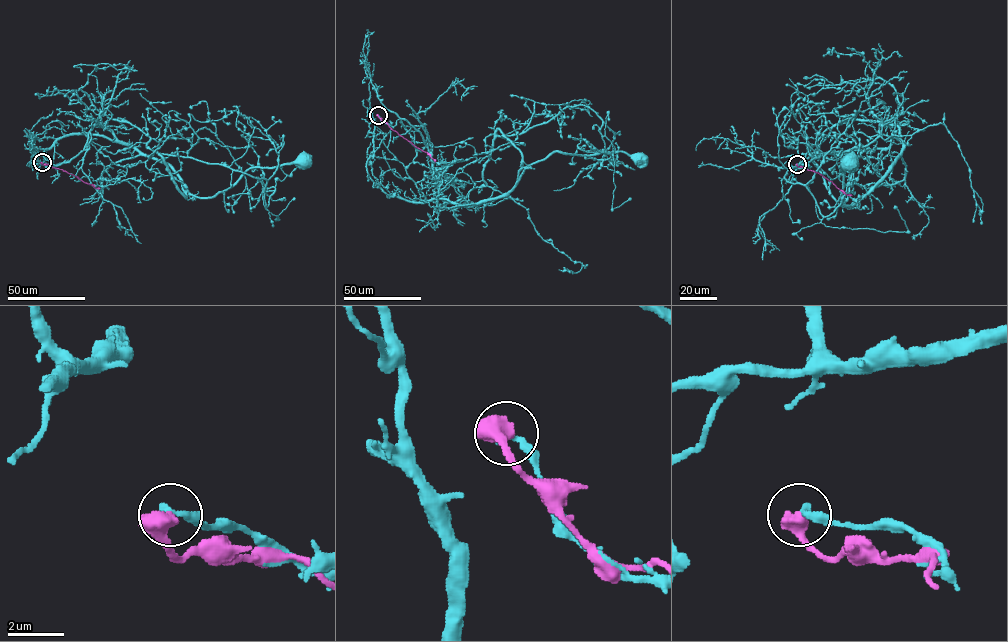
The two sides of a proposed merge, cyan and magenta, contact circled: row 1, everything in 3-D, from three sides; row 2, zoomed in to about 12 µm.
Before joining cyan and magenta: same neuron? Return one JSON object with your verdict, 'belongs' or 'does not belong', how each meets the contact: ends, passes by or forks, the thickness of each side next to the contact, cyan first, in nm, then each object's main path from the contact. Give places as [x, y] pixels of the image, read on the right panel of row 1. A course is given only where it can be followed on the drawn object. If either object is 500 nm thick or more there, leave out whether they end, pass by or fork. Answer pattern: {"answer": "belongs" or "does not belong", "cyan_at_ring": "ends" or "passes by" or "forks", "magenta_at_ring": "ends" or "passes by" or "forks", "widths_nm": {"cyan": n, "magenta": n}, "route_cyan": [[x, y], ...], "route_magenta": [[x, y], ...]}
{"answer": "does not belong", "widths_nm": {"cyan": 240, "magenta": 650}, "route_cyan": [[796, 164], [810, 167], [801, 163], [843, 121], [898, 128], [894, 165], [854, 205], [840, 200], [849, 163]], "route_magenta": [[796, 164], [818, 172], [851, 195]]}

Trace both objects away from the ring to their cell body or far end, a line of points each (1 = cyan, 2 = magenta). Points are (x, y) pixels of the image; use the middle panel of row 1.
1: (378, 115), (420, 132), (440, 194), (459, 204), (501, 197), (555, 152), (640, 159)
2: (378, 115), (435, 161)

